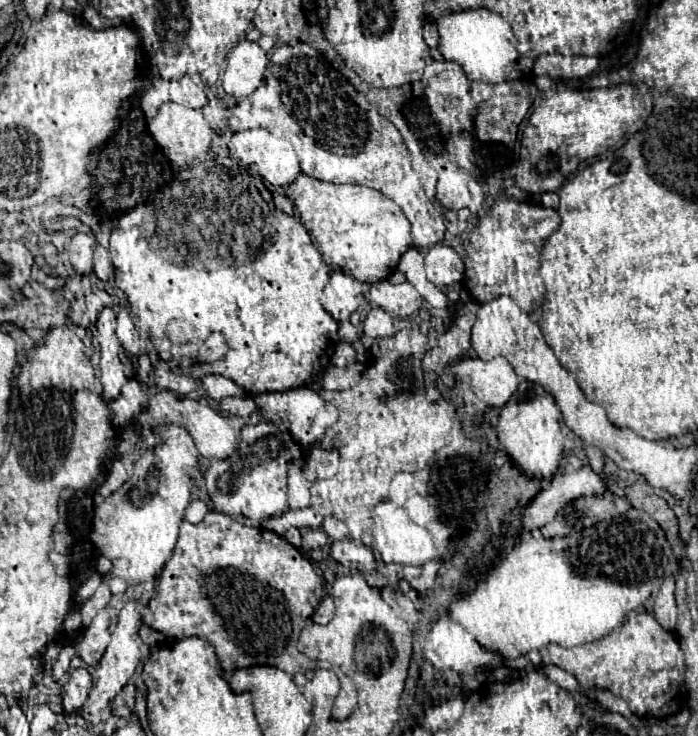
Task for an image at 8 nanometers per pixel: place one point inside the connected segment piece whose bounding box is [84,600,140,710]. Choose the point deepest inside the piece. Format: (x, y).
(118, 664)

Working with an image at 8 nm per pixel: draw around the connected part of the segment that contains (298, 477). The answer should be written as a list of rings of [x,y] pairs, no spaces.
[[[296,460],[292,462],[292,468],[288,474],[288,492],[286,492],[286,502],[288,508],[306,508],[310,506],[310,486],[306,476],[302,476],[302,462]]]

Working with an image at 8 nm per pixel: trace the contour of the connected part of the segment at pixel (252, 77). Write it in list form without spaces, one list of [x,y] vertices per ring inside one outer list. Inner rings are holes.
[[[240,40],[236,48],[228,54],[228,64],[222,76],[222,88],[234,98],[244,98],[262,82],[264,70],[268,66],[266,54],[256,42]]]

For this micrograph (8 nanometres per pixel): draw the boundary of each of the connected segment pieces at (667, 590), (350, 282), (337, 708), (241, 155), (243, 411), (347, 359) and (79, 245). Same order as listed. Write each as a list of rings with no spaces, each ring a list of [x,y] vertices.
[[[666,580],[660,586],[658,596],[654,598],[652,612],[654,612],[656,622],[660,622],[660,626],[664,626],[664,630],[674,630],[674,626],[676,626],[676,600],[674,600],[672,580]]]
[[[334,272],[320,294],[320,304],[332,314],[336,322],[348,320],[354,310],[364,302],[360,282],[344,272]]]
[[[338,670],[338,680],[342,684],[342,690],[340,690],[338,698],[334,700],[332,718],[346,718],[354,712],[356,702],[358,702],[358,694],[356,694],[356,688],[354,688],[352,680],[348,676],[344,676],[340,670]]]
[[[256,128],[256,130],[242,130],[236,132],[228,144],[232,158],[242,166],[248,168],[250,172],[262,176],[264,180],[268,180],[272,186],[286,186],[290,184],[298,174],[300,174],[300,166],[298,166],[298,158],[294,152],[294,146],[290,144],[290,140],[286,138],[278,138],[274,134],[270,134],[264,128]]]
[[[228,396],[220,402],[220,408],[226,410],[228,414],[238,414],[238,416],[250,416],[256,410],[256,404],[250,396]]]
[[[340,342],[340,344],[336,346],[336,354],[334,354],[334,358],[332,358],[332,364],[334,364],[334,366],[348,366],[348,364],[352,364],[354,360],[356,360],[356,350],[354,350],[350,344]]]
[[[76,234],[68,246],[68,260],[78,274],[92,272],[92,254],[96,250],[96,240],[88,234]]]

